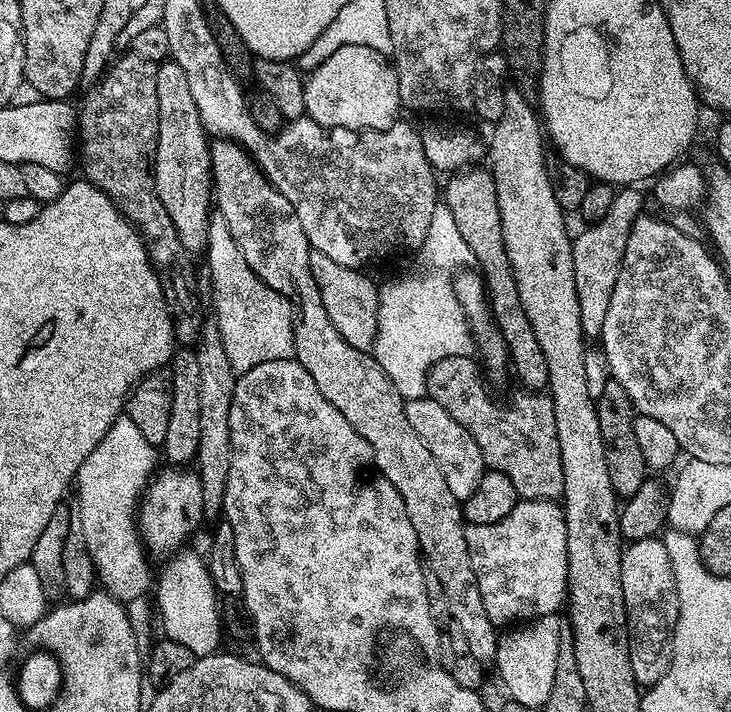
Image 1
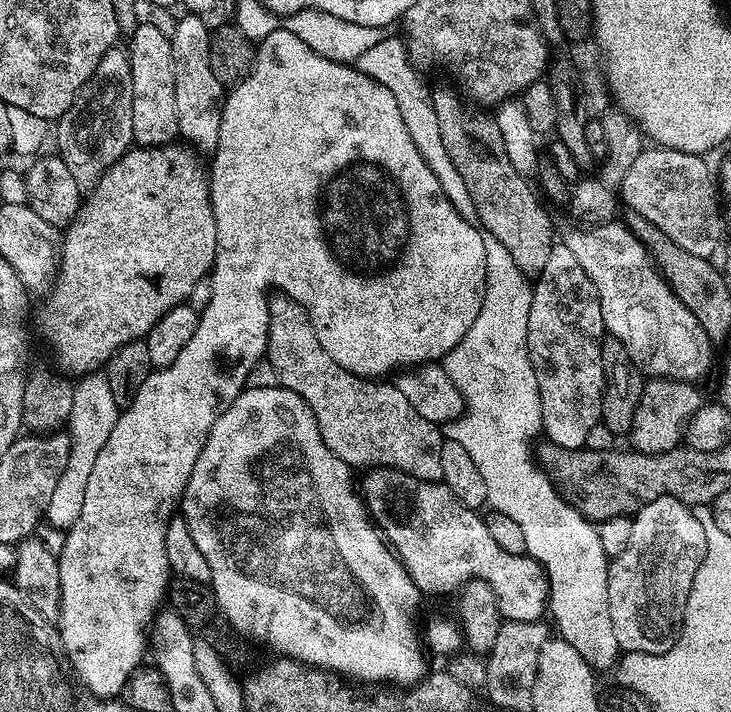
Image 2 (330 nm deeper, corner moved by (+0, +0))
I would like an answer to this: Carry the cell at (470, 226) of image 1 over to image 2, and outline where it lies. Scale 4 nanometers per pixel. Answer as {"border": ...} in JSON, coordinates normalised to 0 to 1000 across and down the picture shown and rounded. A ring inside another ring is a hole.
{"border":[[[592,122],[588,139],[599,166],[605,201],[616,216],[616,228],[621,228],[627,244],[632,244],[637,256],[637,267],[643,267],[655,319],[662,326],[676,329],[676,334],[681,334],[681,340],[687,340],[687,346],[698,351],[703,368],[709,368],[709,379],[714,379],[724,390],[732,390],[747,375],[752,362],[758,341],[755,309],[750,305],[748,295],[739,288],[740,277],[735,265],[728,265],[718,247],[703,239],[698,222],[692,222],[692,205],[687,199],[687,188],[681,188],[677,167],[672,162],[659,163],[654,159],[658,156],[647,154],[614,124]]]}

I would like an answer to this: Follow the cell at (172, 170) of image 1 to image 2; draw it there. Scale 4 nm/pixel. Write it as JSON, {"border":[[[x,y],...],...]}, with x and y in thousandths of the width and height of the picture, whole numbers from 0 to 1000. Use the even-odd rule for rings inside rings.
{"border":[[[189,34],[178,49],[181,67],[174,69],[183,115],[182,198],[193,208],[220,208],[246,191],[244,147],[238,139],[238,76],[235,59],[211,37]]]}

